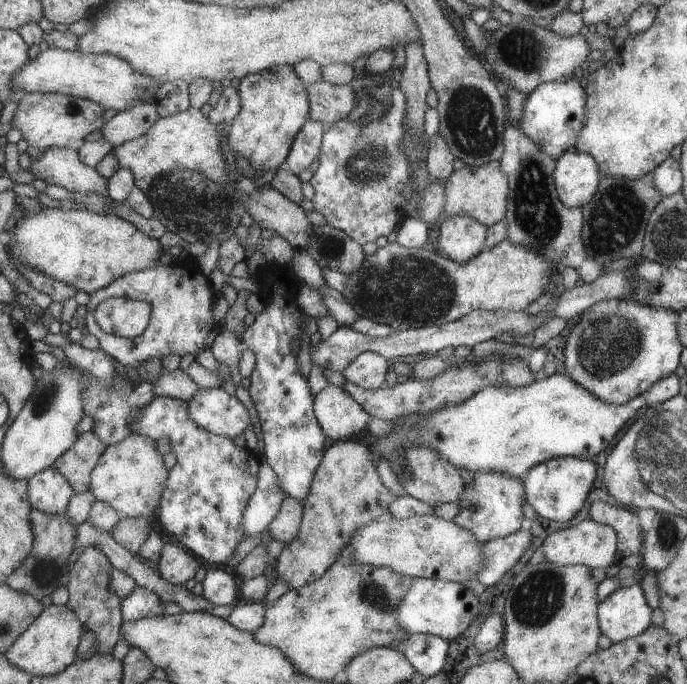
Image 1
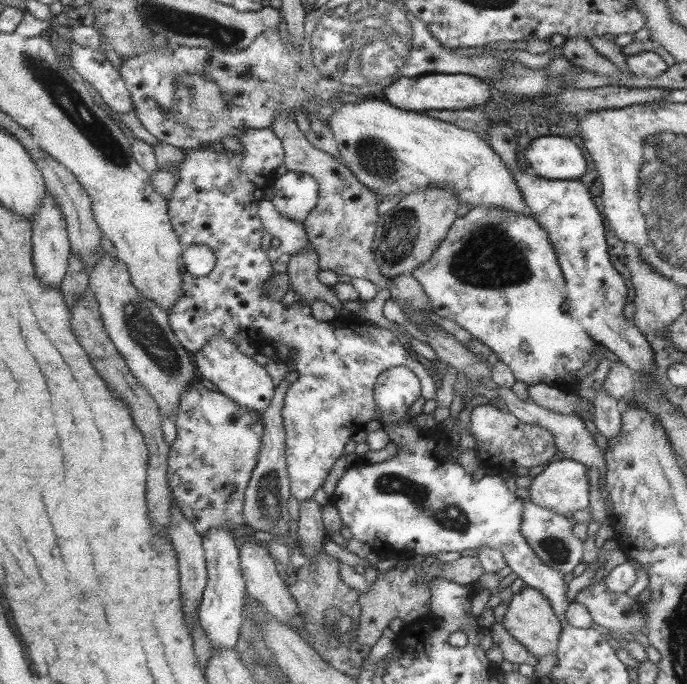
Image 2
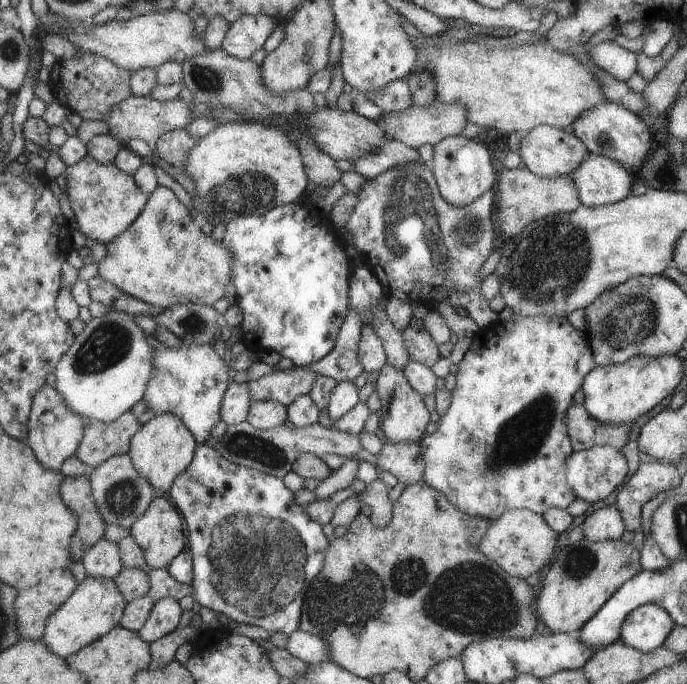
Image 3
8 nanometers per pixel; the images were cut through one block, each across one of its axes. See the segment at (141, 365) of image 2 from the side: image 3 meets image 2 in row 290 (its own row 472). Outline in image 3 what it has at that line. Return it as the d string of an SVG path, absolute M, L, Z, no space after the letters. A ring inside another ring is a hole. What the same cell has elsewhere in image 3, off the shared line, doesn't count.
M129 453L107 458L101 465L92 468L88 478L98 513L107 524L118 524L129 528L146 512L155 496L160 494L135 470Z

